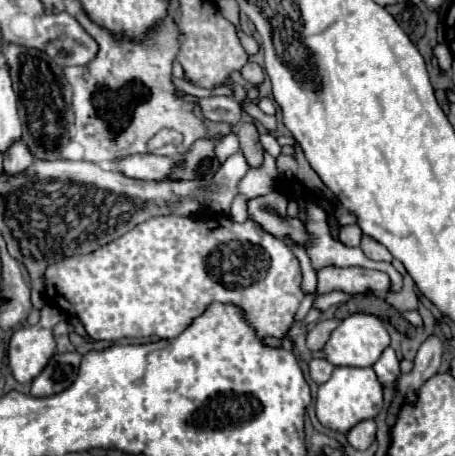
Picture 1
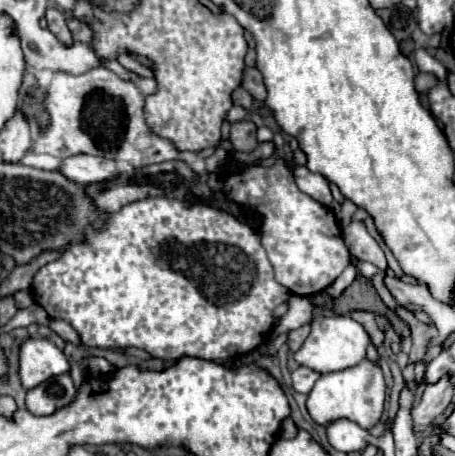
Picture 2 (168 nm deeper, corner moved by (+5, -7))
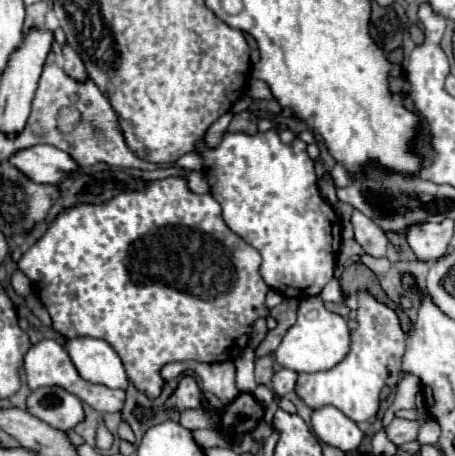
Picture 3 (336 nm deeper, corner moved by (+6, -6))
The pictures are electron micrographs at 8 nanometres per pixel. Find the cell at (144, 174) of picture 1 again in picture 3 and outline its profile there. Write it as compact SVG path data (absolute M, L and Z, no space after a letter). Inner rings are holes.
M33 145L21 149L9 157L9 165L17 167L23 175L29 175L35 183L61 183L67 173L79 169L77 163L65 155L65 151L53 145Z

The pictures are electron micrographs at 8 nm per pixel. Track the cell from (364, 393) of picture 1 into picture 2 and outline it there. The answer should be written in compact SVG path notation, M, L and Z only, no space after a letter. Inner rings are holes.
M362 360L362 364L356 364L352 368L320 376L320 380L314 384L314 388L306 400L308 414L320 426L328 426L336 420L346 418L346 420L356 422L360 428L370 430L382 416L384 398L386 398L384 390L386 390L386 386L384 386L380 366L370 360Z

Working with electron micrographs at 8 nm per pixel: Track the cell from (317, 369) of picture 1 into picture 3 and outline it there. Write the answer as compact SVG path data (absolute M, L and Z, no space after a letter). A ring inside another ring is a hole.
M281 369L273 375L271 383L273 383L273 393L283 397L285 393L291 393L295 389L295 381L297 381L297 373L291 369Z

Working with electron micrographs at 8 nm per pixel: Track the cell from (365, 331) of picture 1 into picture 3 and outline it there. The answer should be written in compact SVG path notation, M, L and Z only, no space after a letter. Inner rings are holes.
M309 297L301 299L297 321L293 327L287 329L285 337L281 339L279 347L275 349L275 361L293 371L305 371L305 373L315 373L315 371L327 371L335 367L349 351L349 327L345 319L337 313L331 313L323 307L321 297Z

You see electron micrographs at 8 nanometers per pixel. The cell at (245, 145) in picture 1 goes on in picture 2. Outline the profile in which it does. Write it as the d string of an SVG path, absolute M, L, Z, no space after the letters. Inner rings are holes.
M246 120L236 122L230 128L230 142L232 142L232 148L238 152L254 152L254 148L258 148L256 126Z

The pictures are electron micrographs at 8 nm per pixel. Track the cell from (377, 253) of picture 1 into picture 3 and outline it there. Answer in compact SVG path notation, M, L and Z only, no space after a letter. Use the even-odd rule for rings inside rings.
M357 209L351 215L351 223L355 229L355 241L363 247L363 251L373 257L385 257L385 247L387 247L385 233Z

